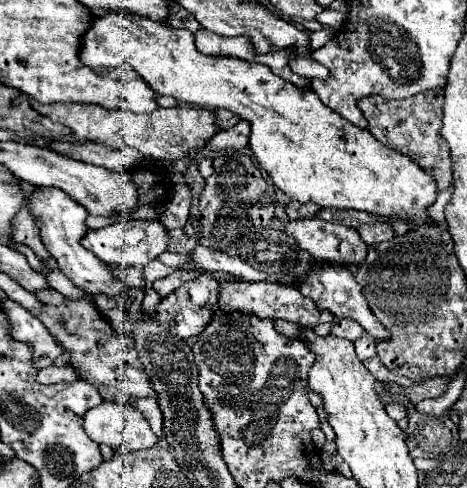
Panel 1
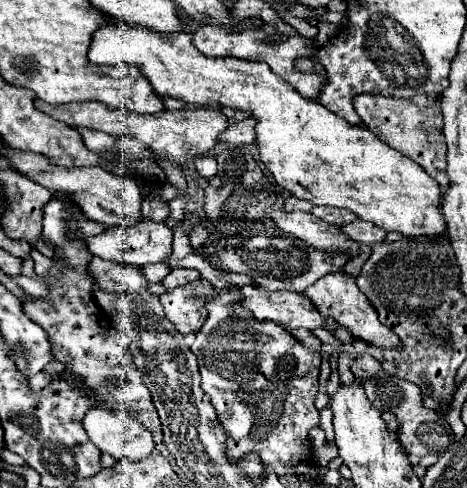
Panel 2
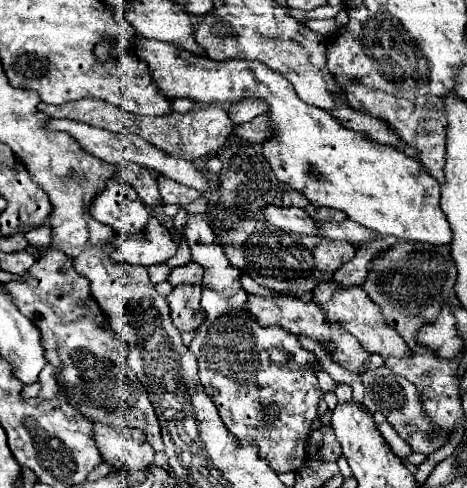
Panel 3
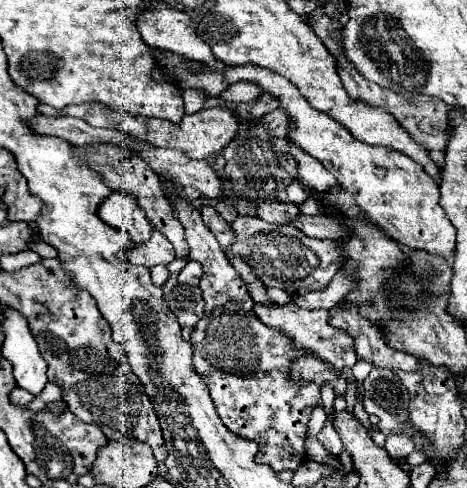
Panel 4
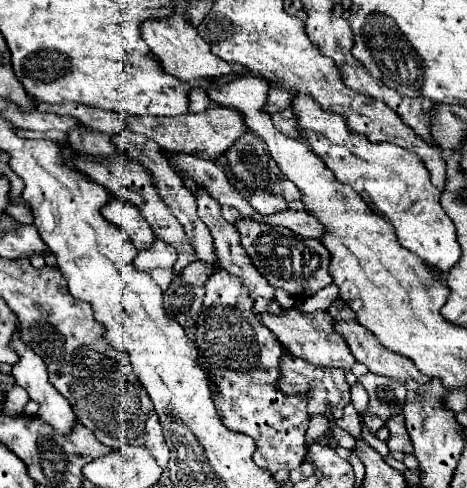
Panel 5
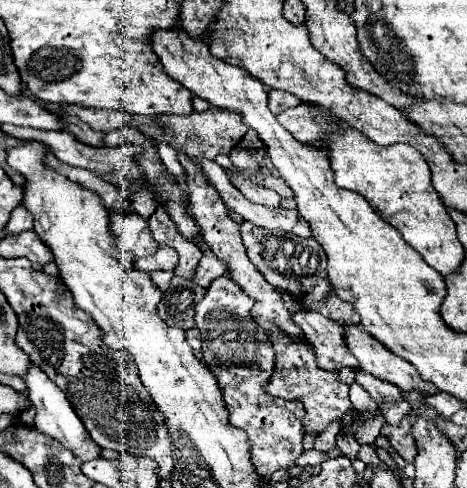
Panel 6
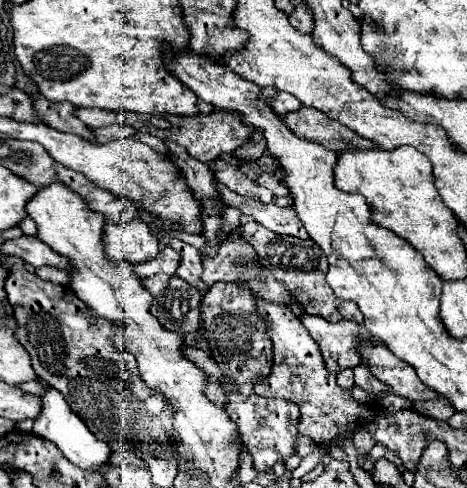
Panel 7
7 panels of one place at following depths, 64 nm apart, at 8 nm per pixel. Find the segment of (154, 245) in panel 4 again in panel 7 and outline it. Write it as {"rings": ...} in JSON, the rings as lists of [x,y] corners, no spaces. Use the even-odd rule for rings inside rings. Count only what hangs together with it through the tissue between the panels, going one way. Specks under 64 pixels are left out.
{"rings":[[[164,246],[156,258],[146,260],[146,264],[136,264],[134,272],[136,272],[136,276],[142,276],[142,278],[160,274],[160,272],[174,276],[178,264],[180,264],[180,254],[176,250],[172,250],[170,246]]]}

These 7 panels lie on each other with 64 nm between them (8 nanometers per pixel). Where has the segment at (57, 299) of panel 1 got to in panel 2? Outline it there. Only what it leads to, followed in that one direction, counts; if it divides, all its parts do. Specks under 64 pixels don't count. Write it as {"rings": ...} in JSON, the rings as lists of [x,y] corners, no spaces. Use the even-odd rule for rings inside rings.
{"rings":[[[10,276],[10,278],[12,278],[12,280],[14,280],[14,282],[19,286],[22,286],[22,288],[32,296],[32,298],[44,298],[49,291],[44,283],[33,278],[26,276]]]}

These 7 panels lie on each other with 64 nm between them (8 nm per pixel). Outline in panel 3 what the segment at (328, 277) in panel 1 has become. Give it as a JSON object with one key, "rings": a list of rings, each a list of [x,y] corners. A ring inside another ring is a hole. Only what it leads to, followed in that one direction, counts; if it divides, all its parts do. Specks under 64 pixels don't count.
{"rings":[[[326,280],[324,284],[316,284],[316,288],[312,290],[312,300],[316,304],[320,304],[320,308],[326,310],[326,318],[330,322],[338,322],[346,332],[350,332],[352,336],[358,338],[358,342],[362,344],[364,350],[368,350],[370,354],[378,352],[384,358],[388,356],[410,356],[410,350],[406,346],[406,342],[398,336],[396,330],[392,330],[386,320],[382,318],[380,308],[376,308],[376,304],[366,296],[366,292],[360,286],[350,286],[350,288],[342,288],[338,282],[334,280]]]}

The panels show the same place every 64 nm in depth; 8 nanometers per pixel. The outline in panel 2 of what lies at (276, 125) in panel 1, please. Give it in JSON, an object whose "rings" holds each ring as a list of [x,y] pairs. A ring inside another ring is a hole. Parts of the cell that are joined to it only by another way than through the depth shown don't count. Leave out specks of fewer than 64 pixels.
{"rings":[[[122,20],[106,22],[94,32],[88,60],[92,64],[138,66],[162,98],[172,96],[194,106],[230,106],[242,112],[250,112],[256,120],[256,146],[260,160],[272,172],[276,184],[300,200],[308,200],[314,206],[336,206],[352,210],[358,218],[368,220],[388,232],[402,232],[404,236],[436,236],[446,230],[446,222],[438,208],[442,196],[440,186],[430,174],[422,170],[422,166],[418,166],[402,152],[392,150],[368,128],[352,126],[344,118],[324,108],[318,100],[300,96],[264,62],[248,62],[240,58],[206,58],[192,44],[190,32],[172,32],[172,36],[164,36],[148,28],[124,24]]]}

